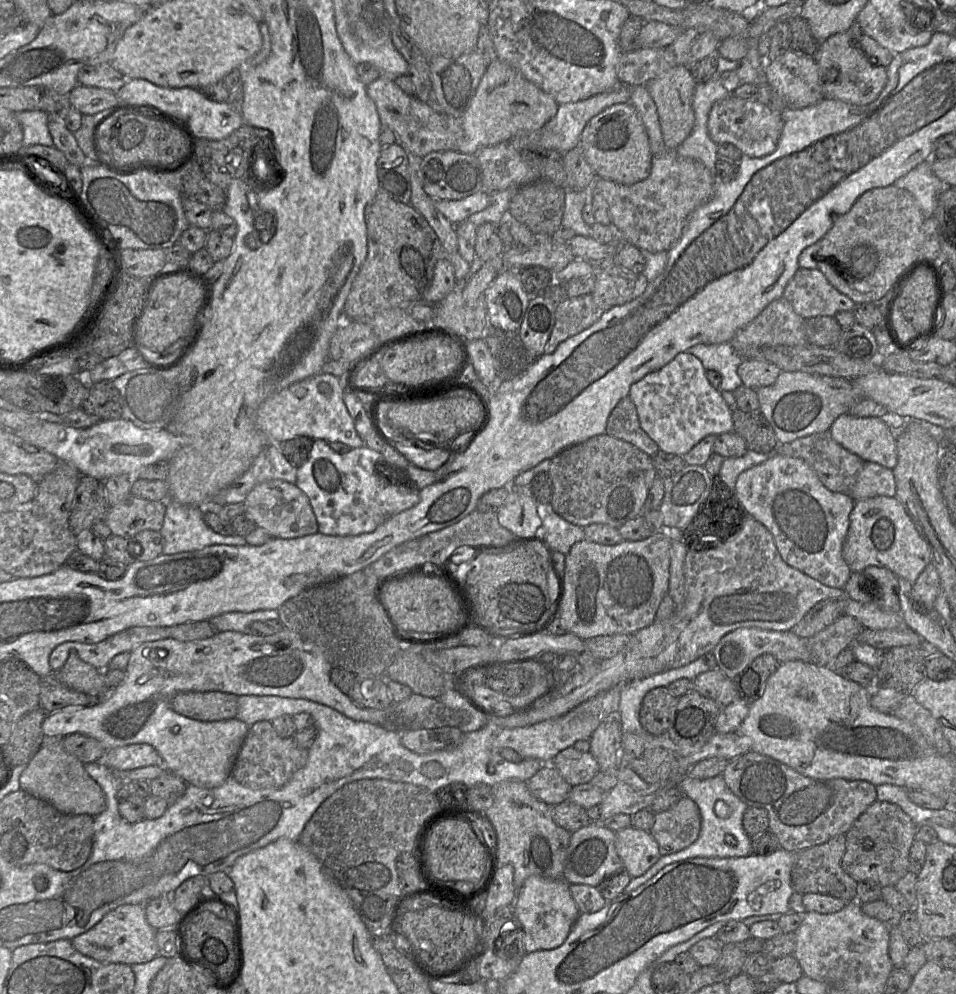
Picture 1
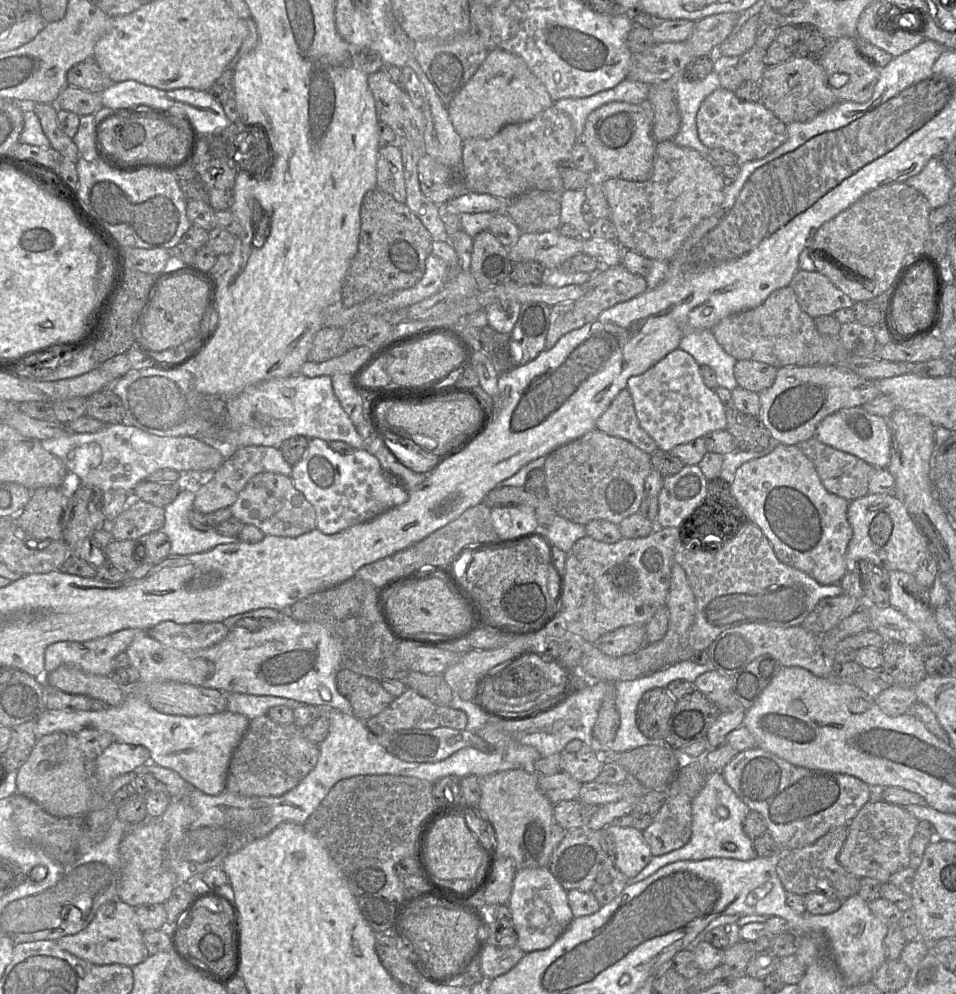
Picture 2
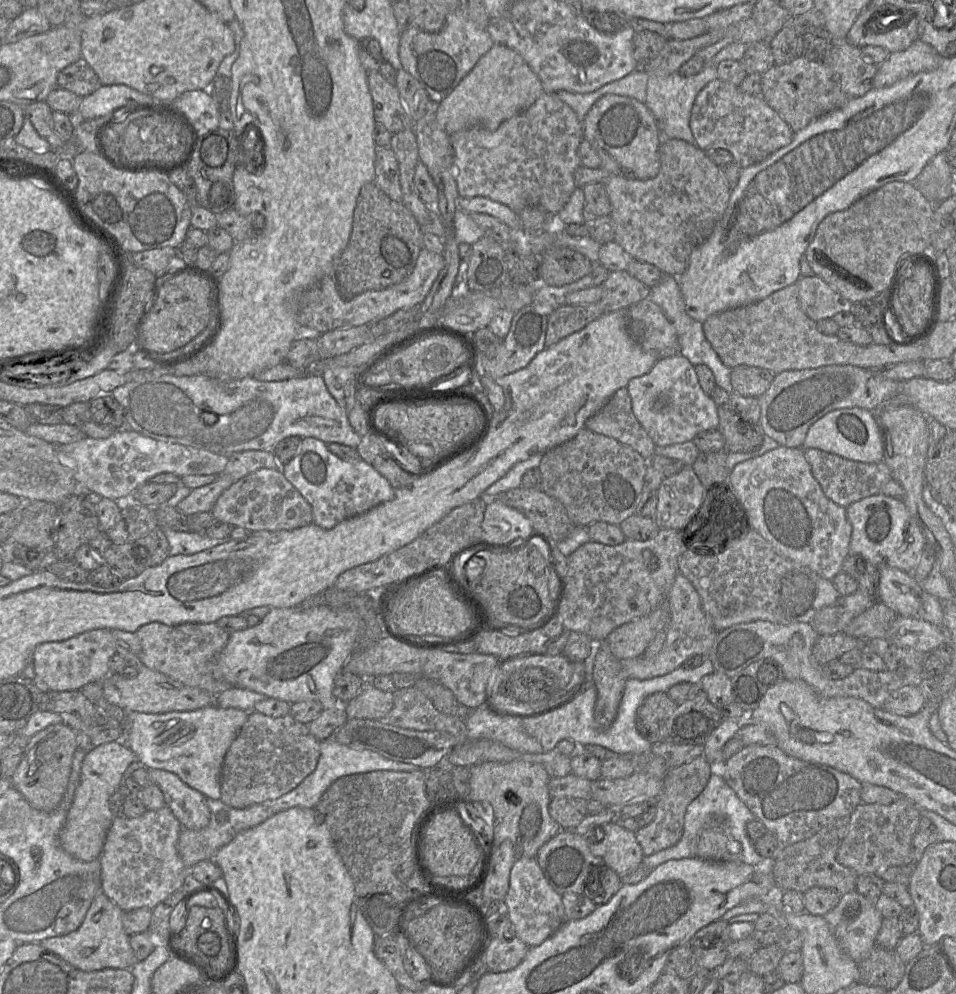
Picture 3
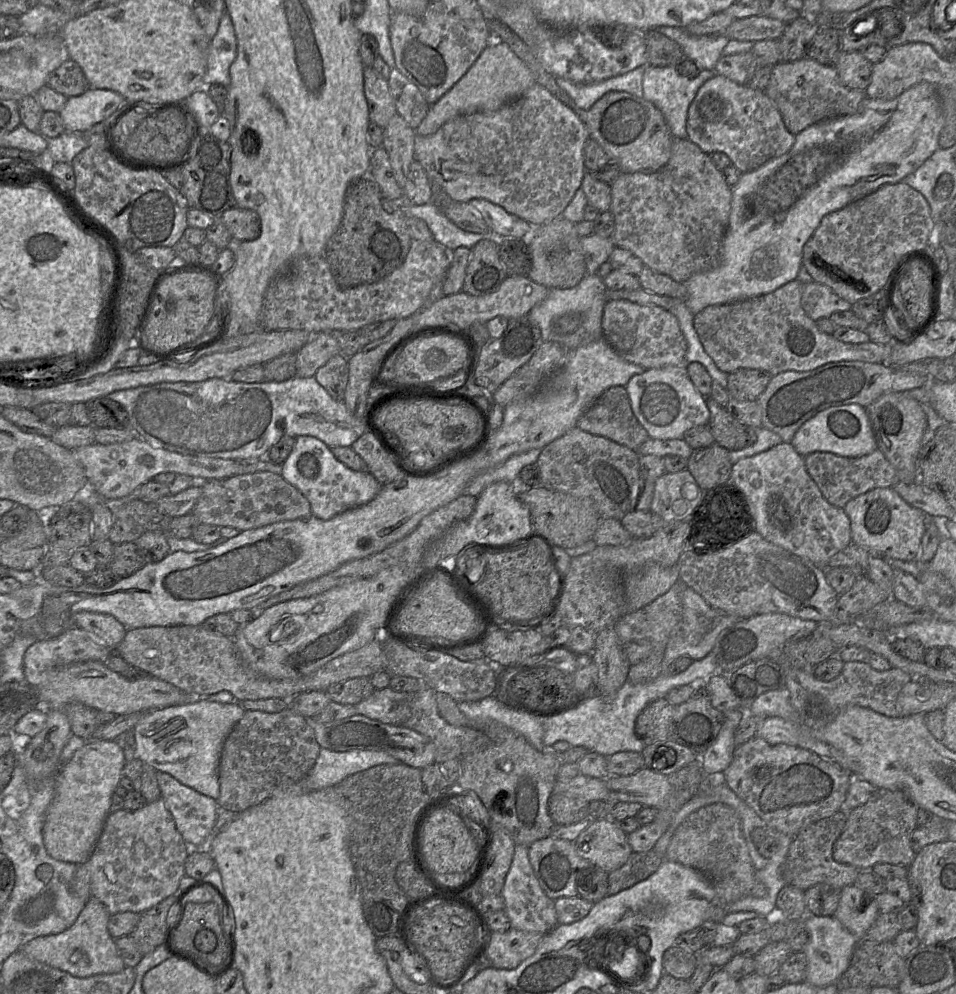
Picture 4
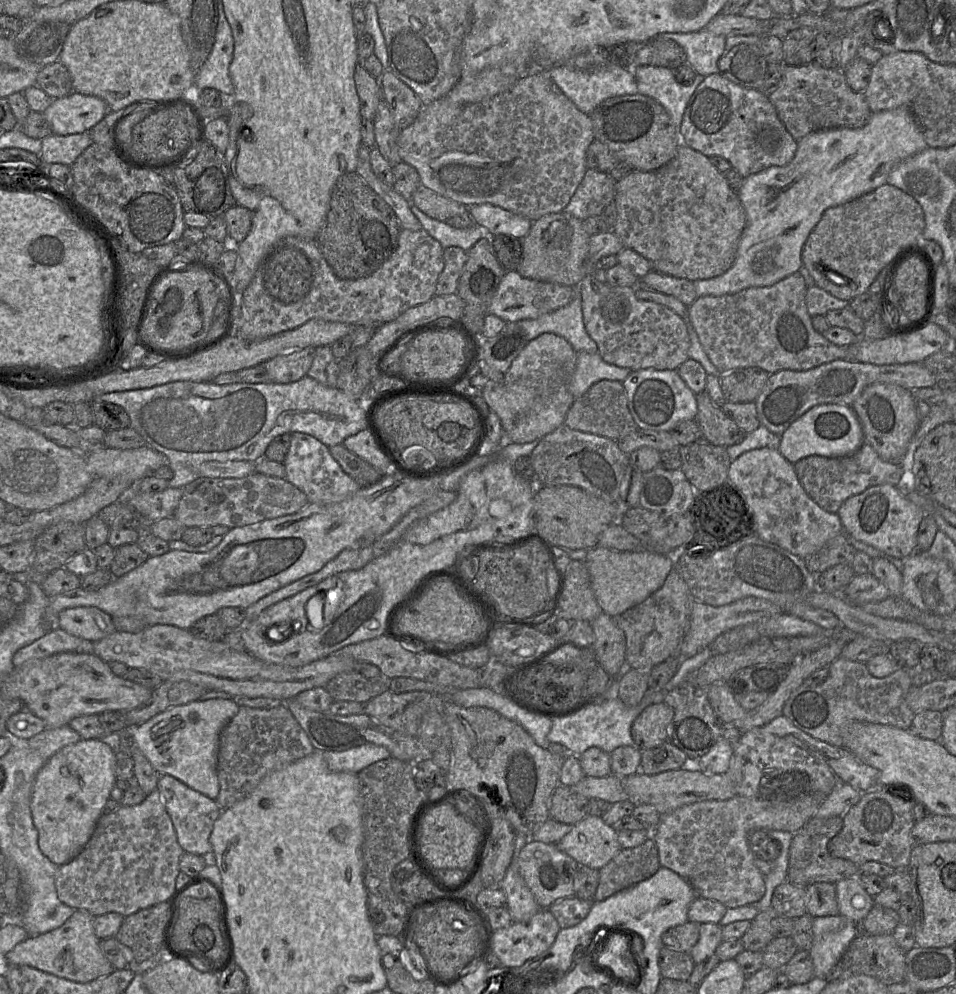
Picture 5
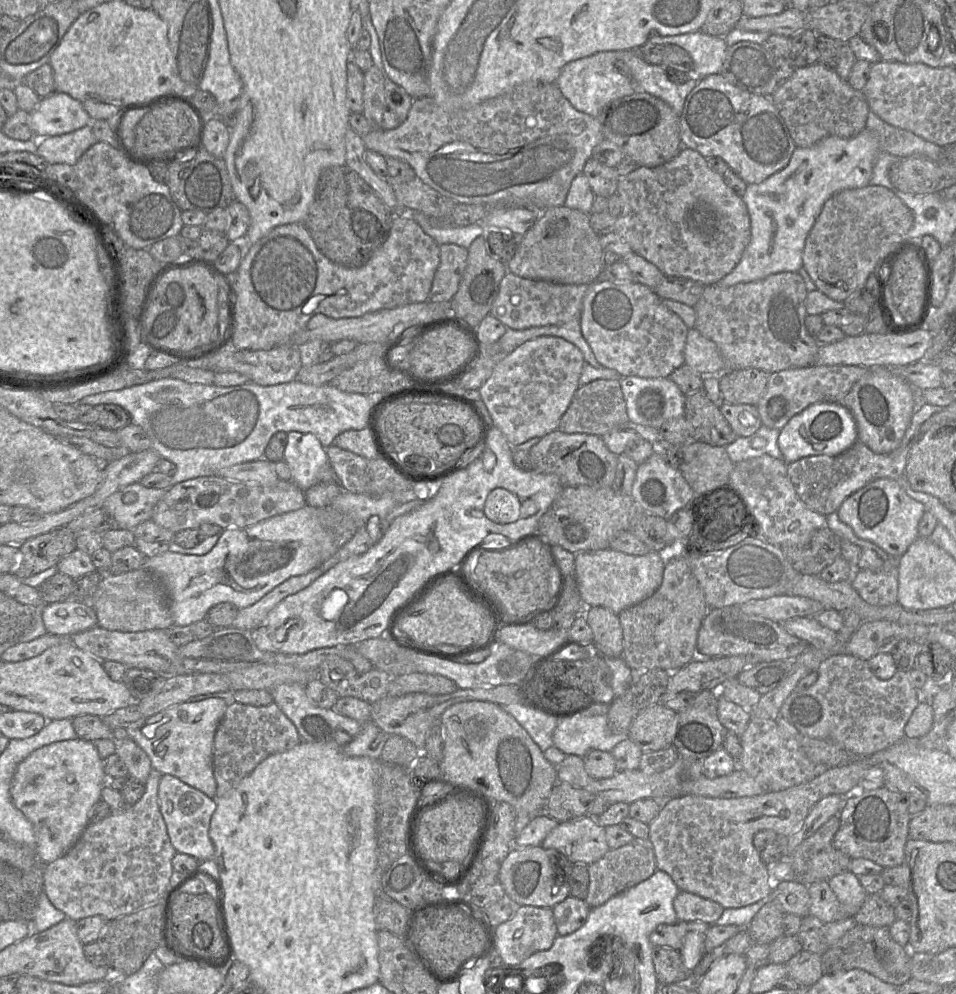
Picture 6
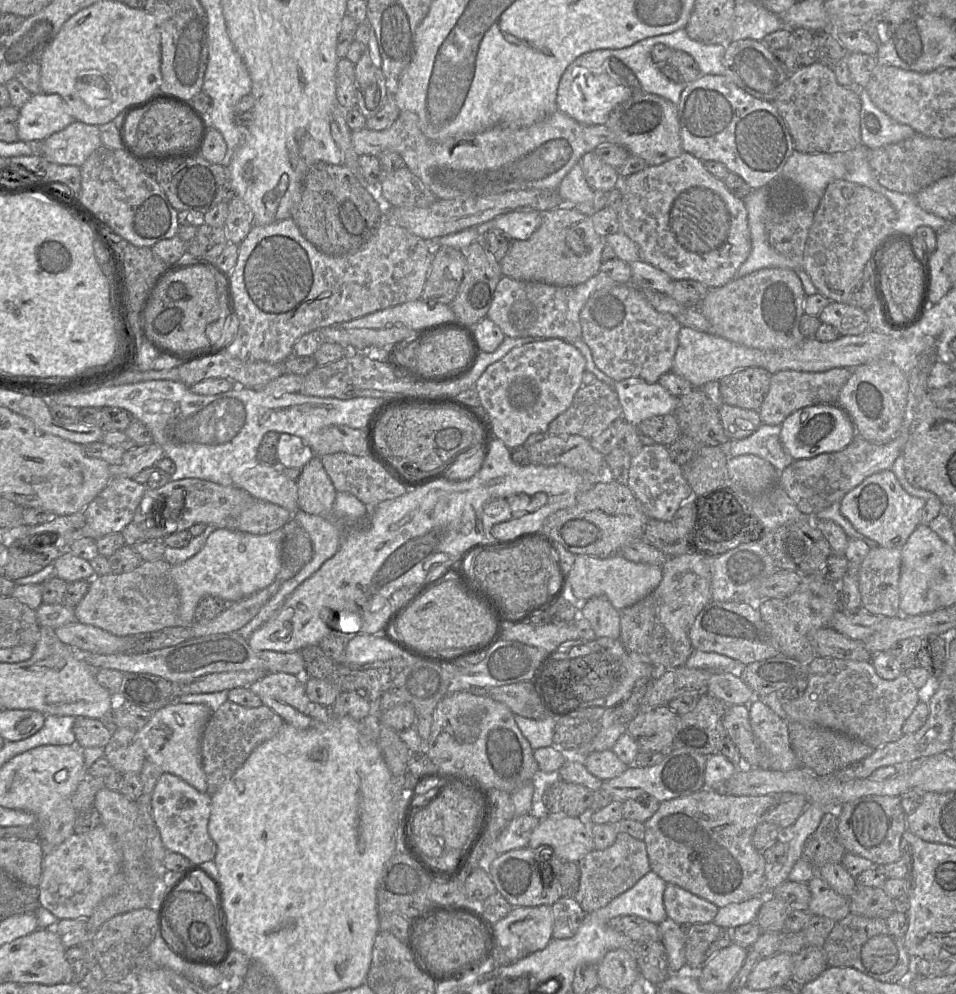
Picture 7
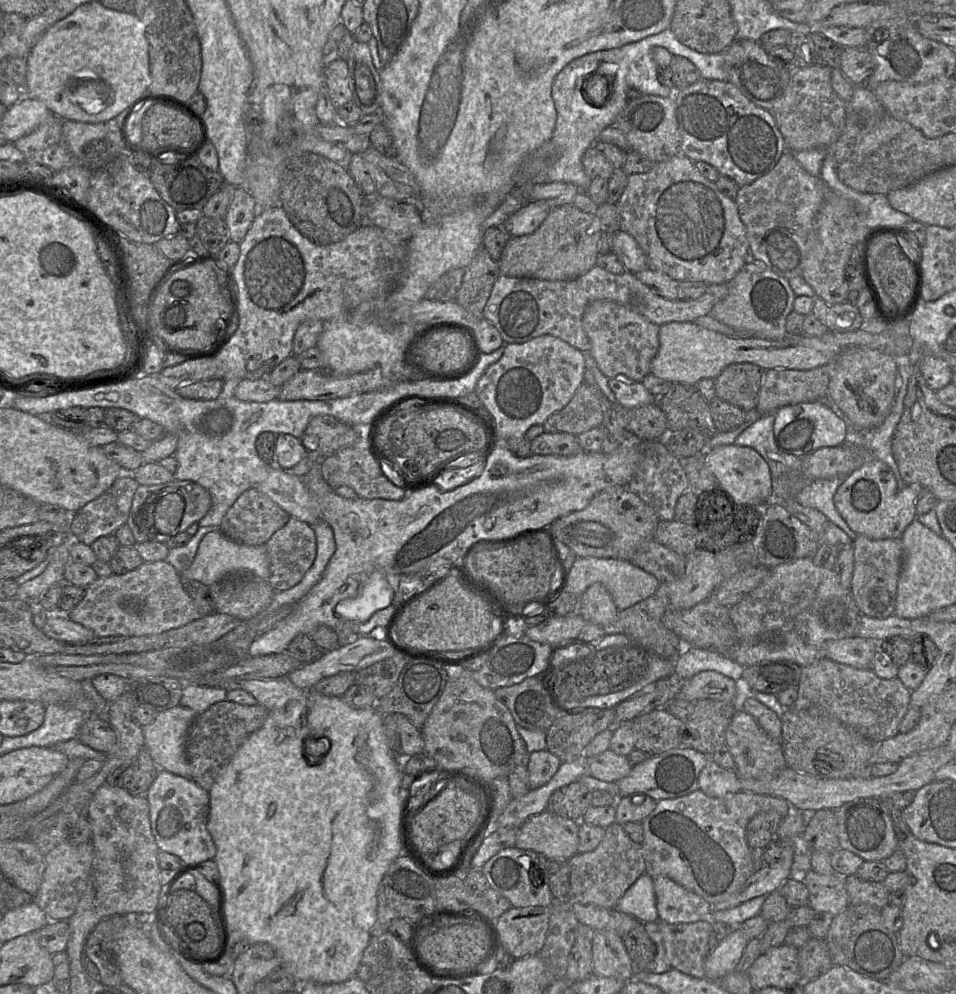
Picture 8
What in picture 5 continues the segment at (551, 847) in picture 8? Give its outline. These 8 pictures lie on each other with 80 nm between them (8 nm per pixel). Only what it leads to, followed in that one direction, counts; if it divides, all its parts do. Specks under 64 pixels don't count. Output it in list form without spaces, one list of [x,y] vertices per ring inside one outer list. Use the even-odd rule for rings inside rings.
[[[588,815],[582,821],[573,825],[571,831],[563,836],[556,846],[559,850],[572,857],[578,864],[593,869],[601,869],[621,849],[617,837],[617,830],[602,821],[600,817]]]

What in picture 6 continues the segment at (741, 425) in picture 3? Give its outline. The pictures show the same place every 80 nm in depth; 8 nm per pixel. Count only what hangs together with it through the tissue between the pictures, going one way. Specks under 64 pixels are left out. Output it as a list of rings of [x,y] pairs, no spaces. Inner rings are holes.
[[[703,389],[686,396],[683,417],[689,425],[691,440],[726,447],[738,438]]]

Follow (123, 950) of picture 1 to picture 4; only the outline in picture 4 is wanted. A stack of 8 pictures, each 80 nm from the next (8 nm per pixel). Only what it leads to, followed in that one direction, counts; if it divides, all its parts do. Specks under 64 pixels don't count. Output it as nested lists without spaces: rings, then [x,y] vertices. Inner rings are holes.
[[[91,897],[70,928],[58,934],[26,939],[20,950],[33,960],[78,978],[119,973],[125,965],[114,938],[108,932],[109,917],[110,913],[105,906],[98,899]]]

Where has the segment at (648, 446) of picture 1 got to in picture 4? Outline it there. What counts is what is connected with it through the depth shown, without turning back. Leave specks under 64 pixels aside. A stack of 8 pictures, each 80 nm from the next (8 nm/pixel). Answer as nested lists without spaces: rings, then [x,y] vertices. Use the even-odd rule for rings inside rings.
[[[624,386],[606,389],[579,417],[576,427],[594,435],[606,437],[636,451],[650,438],[631,409],[628,392]]]

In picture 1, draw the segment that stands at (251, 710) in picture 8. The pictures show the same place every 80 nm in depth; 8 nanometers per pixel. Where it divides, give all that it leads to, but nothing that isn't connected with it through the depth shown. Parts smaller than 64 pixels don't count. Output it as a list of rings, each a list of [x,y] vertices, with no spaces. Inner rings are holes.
[[[262,720],[250,726],[230,775],[241,785],[253,789],[279,788],[305,766],[307,759],[308,749],[300,748],[293,737],[280,737],[270,721]]]

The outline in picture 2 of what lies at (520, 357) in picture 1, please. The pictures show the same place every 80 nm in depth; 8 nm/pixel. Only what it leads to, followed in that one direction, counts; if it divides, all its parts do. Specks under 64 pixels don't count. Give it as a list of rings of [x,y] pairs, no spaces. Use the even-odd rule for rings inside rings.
[[[488,324],[479,331],[480,349],[490,358],[499,374],[515,367],[510,356],[510,334],[500,333]]]

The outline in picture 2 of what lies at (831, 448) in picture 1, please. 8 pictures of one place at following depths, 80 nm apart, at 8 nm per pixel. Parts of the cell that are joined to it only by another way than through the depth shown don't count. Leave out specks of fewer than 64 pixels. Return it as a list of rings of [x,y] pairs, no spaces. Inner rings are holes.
[[[816,438],[799,443],[798,448],[812,462],[824,488],[849,502],[869,494],[874,467],[865,461],[819,442]]]

